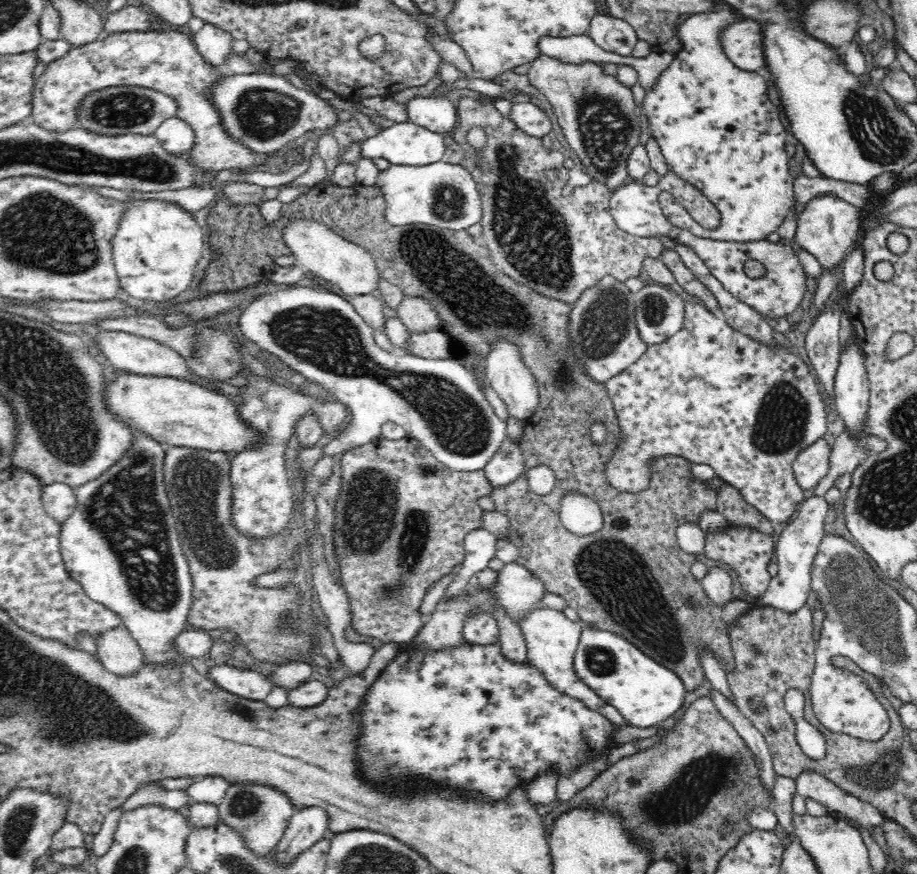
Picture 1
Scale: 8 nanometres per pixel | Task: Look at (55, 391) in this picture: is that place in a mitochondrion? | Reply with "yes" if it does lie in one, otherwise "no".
yes

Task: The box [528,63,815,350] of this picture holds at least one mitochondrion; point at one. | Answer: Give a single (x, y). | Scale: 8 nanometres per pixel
(604, 129)

